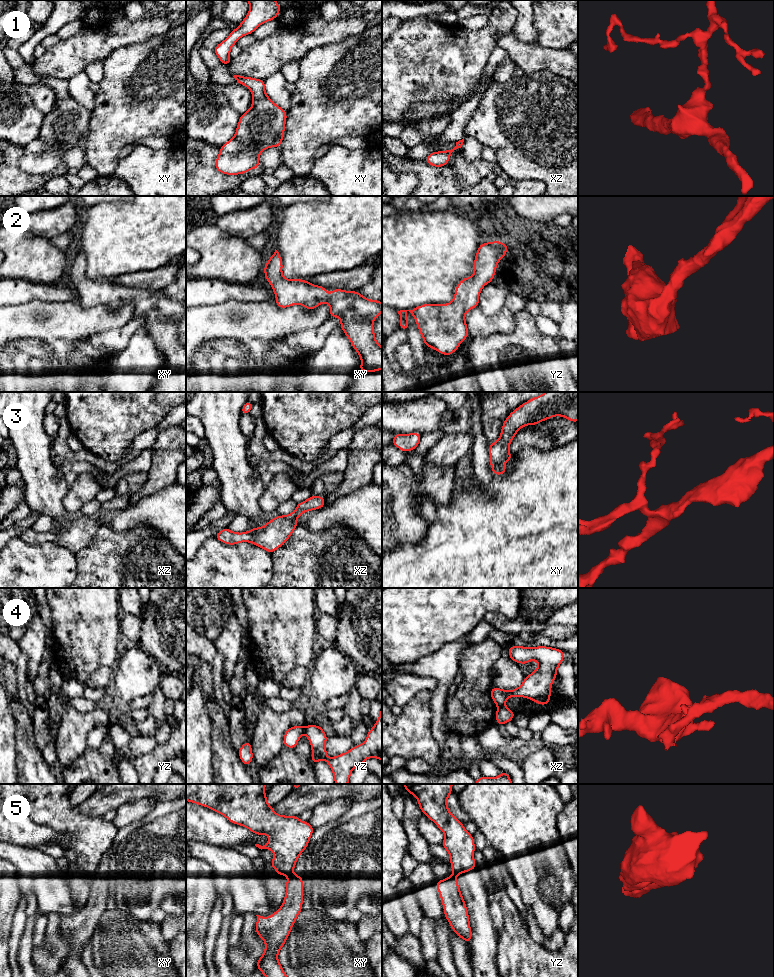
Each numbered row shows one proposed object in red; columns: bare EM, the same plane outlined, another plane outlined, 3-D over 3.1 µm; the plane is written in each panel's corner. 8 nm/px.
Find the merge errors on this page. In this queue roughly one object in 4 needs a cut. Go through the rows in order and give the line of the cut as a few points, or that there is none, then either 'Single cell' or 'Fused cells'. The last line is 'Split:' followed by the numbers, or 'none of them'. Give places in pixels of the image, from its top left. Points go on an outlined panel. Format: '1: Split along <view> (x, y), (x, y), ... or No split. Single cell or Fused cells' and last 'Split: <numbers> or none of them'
1: No split. Single cell
2: No split. Single cell
3: No split. Single cell
4: Split along yz (303, 727), (304, 732). Fused cells
5: Split along xy (293, 874), (288, 876). Fused cells
Split: 4, 5

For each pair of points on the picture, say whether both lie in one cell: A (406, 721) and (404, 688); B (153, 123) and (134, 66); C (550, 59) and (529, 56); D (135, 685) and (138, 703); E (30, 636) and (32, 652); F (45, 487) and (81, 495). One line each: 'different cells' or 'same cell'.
A: different cells
B: same cell
C: same cell
D: different cells
E: same cell
F: different cells

